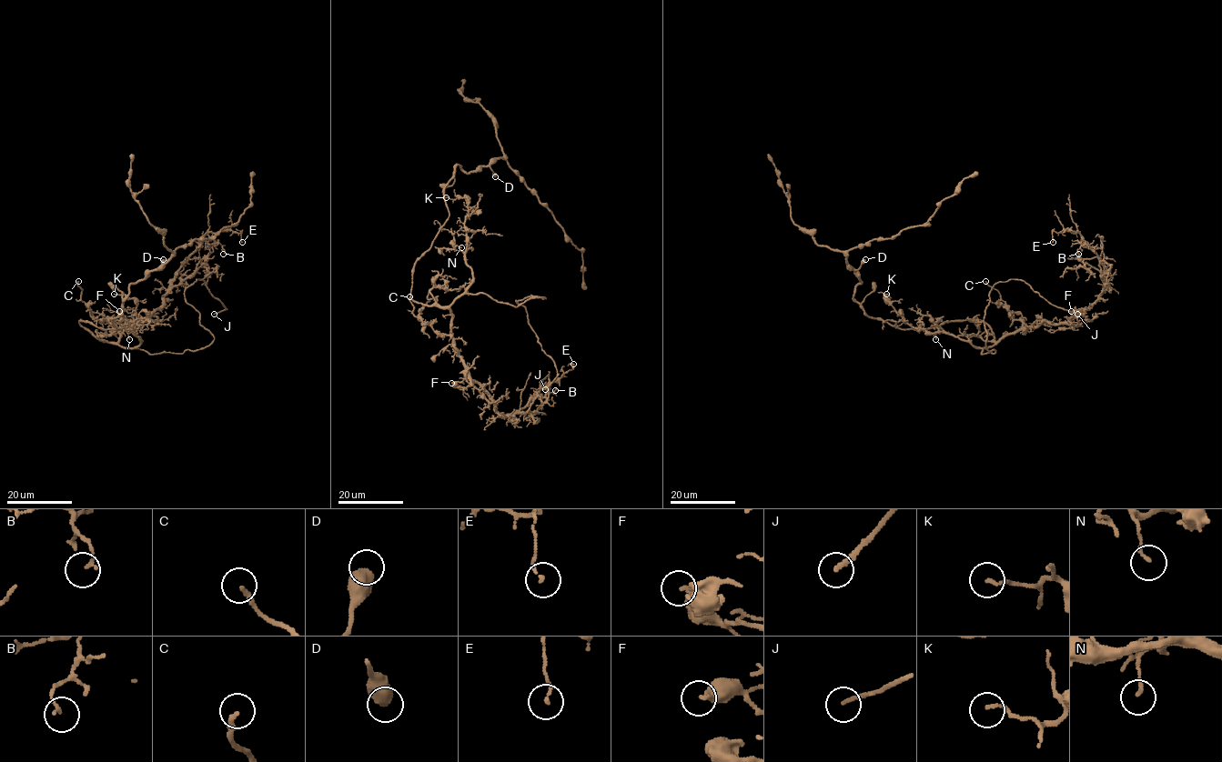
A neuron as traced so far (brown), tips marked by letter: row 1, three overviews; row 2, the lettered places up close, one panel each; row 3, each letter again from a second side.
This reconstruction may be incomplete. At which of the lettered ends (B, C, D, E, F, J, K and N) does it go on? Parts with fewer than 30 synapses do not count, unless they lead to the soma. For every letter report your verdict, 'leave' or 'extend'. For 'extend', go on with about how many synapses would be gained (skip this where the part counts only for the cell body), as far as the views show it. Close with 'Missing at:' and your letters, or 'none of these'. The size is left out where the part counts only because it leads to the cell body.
B: leave
C: leave
D: leave
E: leave
F: leave
J: extend
K: leave
N: leave
Missing at: J

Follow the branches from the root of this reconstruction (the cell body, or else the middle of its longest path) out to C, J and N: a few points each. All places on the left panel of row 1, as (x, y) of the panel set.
C: (86, 321), (81, 320), (79, 324), (100, 339), (118, 341), (116, 328), (91, 316), (81, 299), (78, 281)
J: (86, 321), (79, 324), (125, 348), (183, 353), (214, 339), (185, 297), (197, 278), (225, 306), (214, 314)
N: (86, 321), (79, 324), (100, 339), (125, 347), (141, 343), (132, 332), (129, 339)

